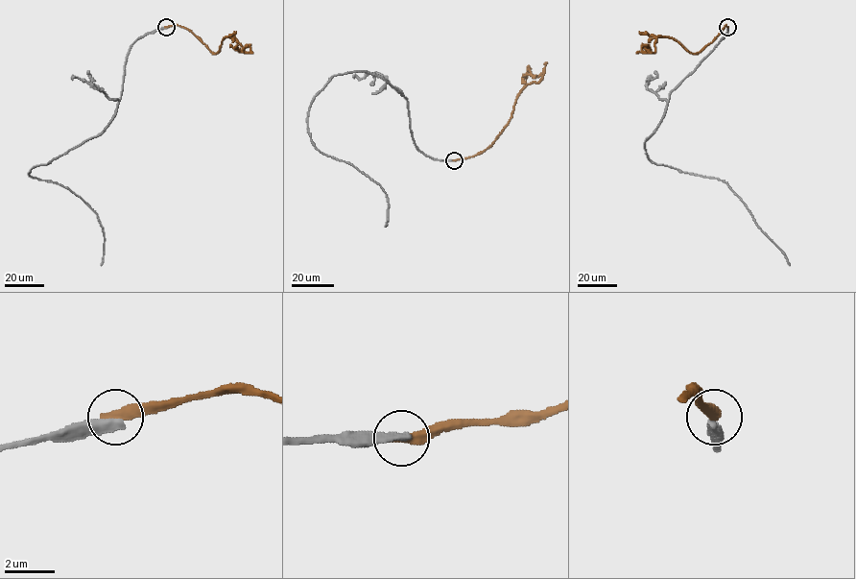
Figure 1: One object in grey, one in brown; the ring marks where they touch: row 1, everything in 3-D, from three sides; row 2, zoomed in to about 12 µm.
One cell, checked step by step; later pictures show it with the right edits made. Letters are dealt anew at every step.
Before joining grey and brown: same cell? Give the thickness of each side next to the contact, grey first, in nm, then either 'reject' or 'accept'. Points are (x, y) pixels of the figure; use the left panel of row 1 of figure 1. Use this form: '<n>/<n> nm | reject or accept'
420/480 nm | reject

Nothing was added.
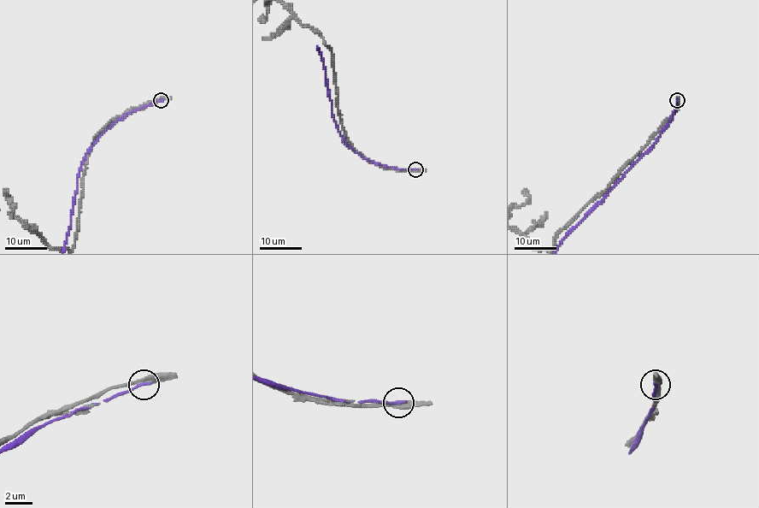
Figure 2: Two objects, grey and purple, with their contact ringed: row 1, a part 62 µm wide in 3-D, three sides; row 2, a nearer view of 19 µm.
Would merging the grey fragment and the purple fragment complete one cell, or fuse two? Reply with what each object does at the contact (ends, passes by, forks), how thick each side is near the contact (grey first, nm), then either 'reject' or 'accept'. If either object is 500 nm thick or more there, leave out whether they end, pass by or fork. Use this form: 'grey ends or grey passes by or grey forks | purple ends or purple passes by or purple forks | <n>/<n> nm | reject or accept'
grey passes by | purple ends | 400/240 nm | reject

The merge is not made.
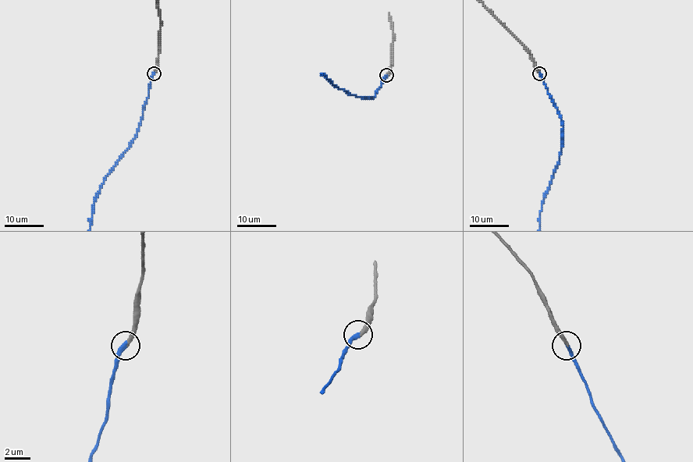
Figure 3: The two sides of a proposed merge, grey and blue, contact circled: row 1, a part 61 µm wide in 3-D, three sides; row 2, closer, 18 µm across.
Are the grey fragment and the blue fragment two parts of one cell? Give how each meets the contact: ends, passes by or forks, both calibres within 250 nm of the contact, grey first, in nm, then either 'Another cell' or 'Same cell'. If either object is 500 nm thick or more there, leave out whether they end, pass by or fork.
At the ring grey ends. At the ring blue ends. Thickness 280 nm (grey) against 340 nm. Same cell

